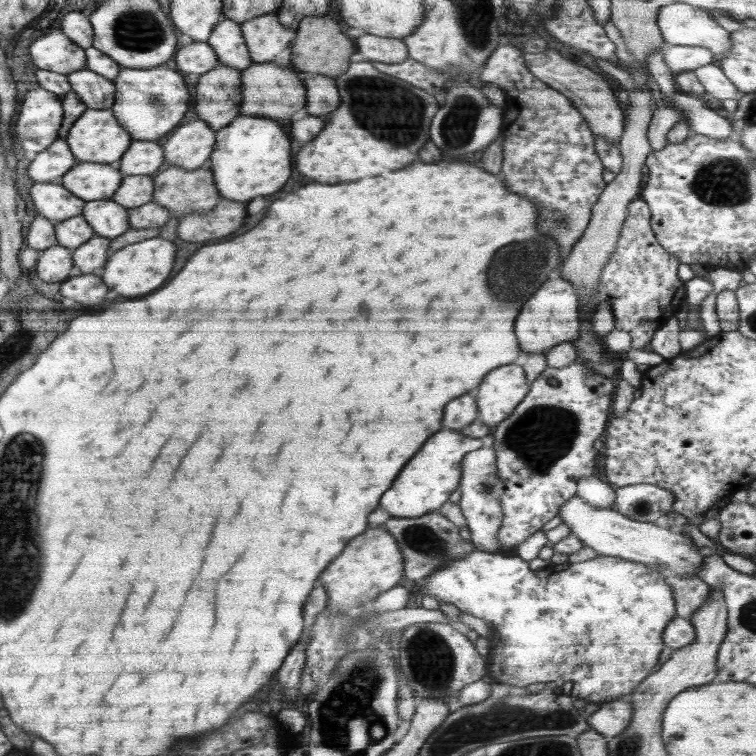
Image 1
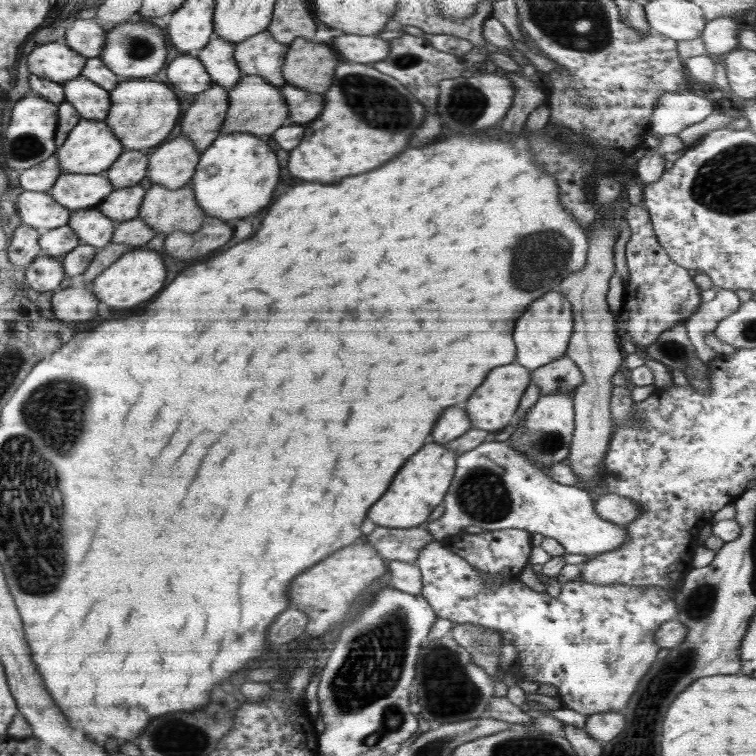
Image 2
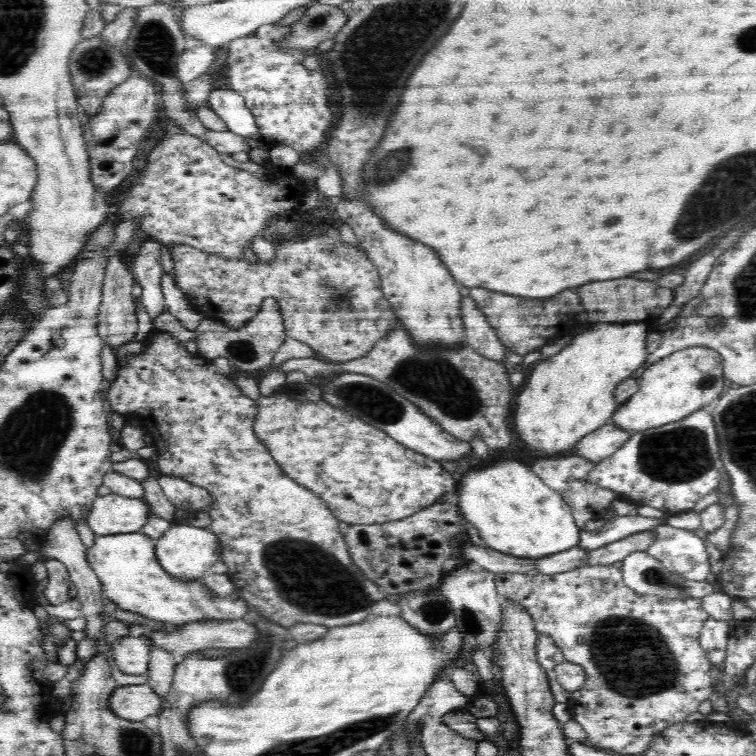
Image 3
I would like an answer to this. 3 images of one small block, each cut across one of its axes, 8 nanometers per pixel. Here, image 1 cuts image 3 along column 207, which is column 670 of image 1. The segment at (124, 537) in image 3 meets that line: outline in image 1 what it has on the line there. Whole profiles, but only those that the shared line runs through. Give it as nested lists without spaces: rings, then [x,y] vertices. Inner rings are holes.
[[[474,549],[468,556],[446,564],[444,568],[440,568],[438,572],[434,572],[432,576],[428,576],[424,582],[420,583],[420,588],[423,596],[429,594],[442,602],[455,604],[460,611],[468,612],[475,617],[482,620],[489,620],[492,622],[494,631],[493,637],[486,644],[487,657],[487,673],[490,675],[492,683],[506,683],[512,688],[526,687],[528,684],[538,684],[544,682],[545,684],[554,684],[554,680],[570,680],[570,684],[574,684],[574,692],[569,695],[561,694],[558,696],[558,704],[566,704],[572,700],[582,696],[582,699],[590,702],[600,702],[600,700],[618,700],[618,696],[629,695],[637,686],[652,672],[658,664],[658,658],[661,651],[665,647],[662,640],[662,633],[666,625],[677,617],[675,611],[674,595],[671,592],[670,585],[664,579],[664,573],[660,573],[658,569],[650,568],[650,565],[637,563],[634,561],[624,560],[618,557],[606,556],[604,554],[598,555],[595,558],[586,560],[584,562],[570,563],[569,561],[563,564],[551,563],[543,569],[531,570],[528,567],[528,561],[522,559],[516,553],[512,555],[504,555],[504,553],[496,552],[489,553],[478,549]]]

